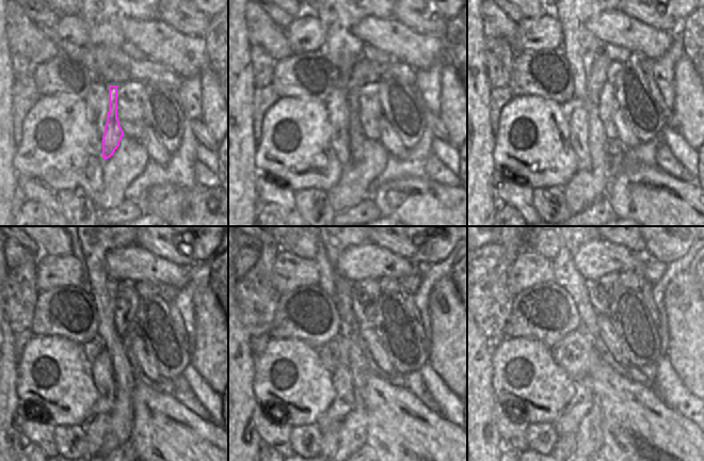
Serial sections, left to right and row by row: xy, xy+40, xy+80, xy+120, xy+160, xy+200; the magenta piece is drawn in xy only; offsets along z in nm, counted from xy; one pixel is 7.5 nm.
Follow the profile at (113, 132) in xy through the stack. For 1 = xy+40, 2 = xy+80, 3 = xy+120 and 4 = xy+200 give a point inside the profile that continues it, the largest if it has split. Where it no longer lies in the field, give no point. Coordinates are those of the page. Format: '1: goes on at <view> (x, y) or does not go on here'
1: goes on at xy+40 (361, 70)
2: goes on at xy+80 (598, 76)
3: goes on at xy+120 (128, 299)
4: goes on at xy+200 (601, 291)

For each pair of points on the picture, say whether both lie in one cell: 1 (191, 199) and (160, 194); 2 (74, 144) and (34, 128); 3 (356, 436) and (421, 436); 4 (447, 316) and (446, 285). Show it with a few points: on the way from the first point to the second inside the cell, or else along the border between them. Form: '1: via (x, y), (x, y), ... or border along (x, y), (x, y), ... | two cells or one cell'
1: via (184, 199), (168, 199) | one cell
2: via (63, 131), (62, 125), (56, 117), (45, 117) | one cell
3: border along (366, 411), (365, 443) | two cells
4: via (451, 308), (446, 292) | one cell

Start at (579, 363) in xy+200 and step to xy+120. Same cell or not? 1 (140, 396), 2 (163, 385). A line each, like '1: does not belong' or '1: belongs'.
1: belongs
2: does not belong

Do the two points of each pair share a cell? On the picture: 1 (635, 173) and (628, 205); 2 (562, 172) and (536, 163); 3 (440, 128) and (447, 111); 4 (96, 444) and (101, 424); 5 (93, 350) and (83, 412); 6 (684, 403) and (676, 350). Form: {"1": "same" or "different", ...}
{"1": "same", "2": "same", "3": "different", "4": "same", "5": "different", "6": "different"}

